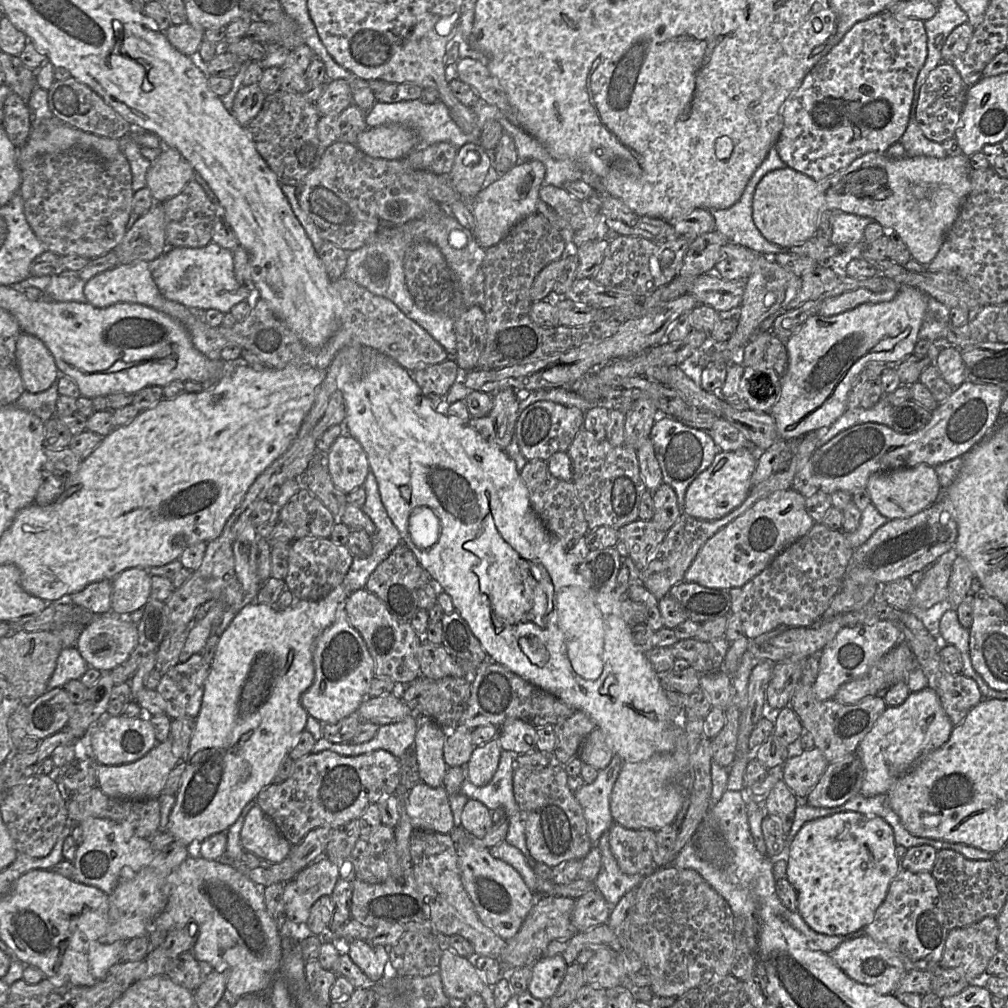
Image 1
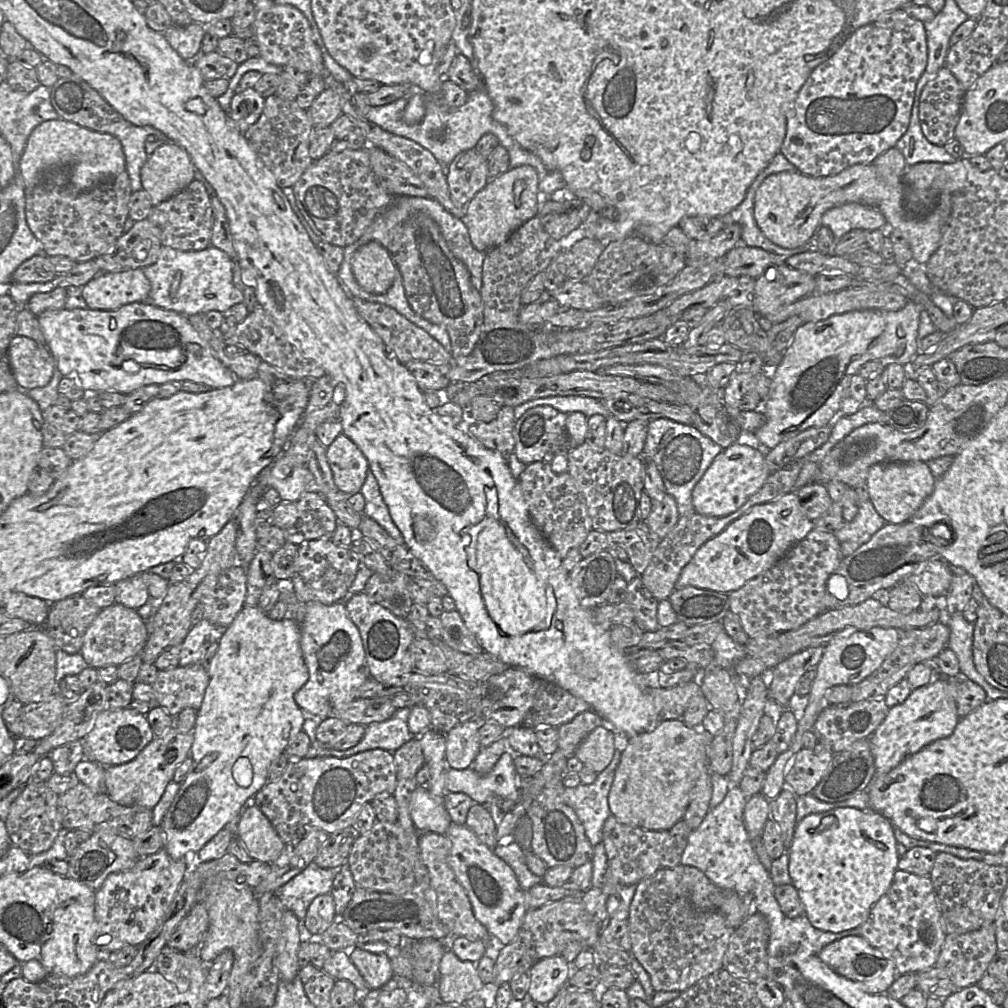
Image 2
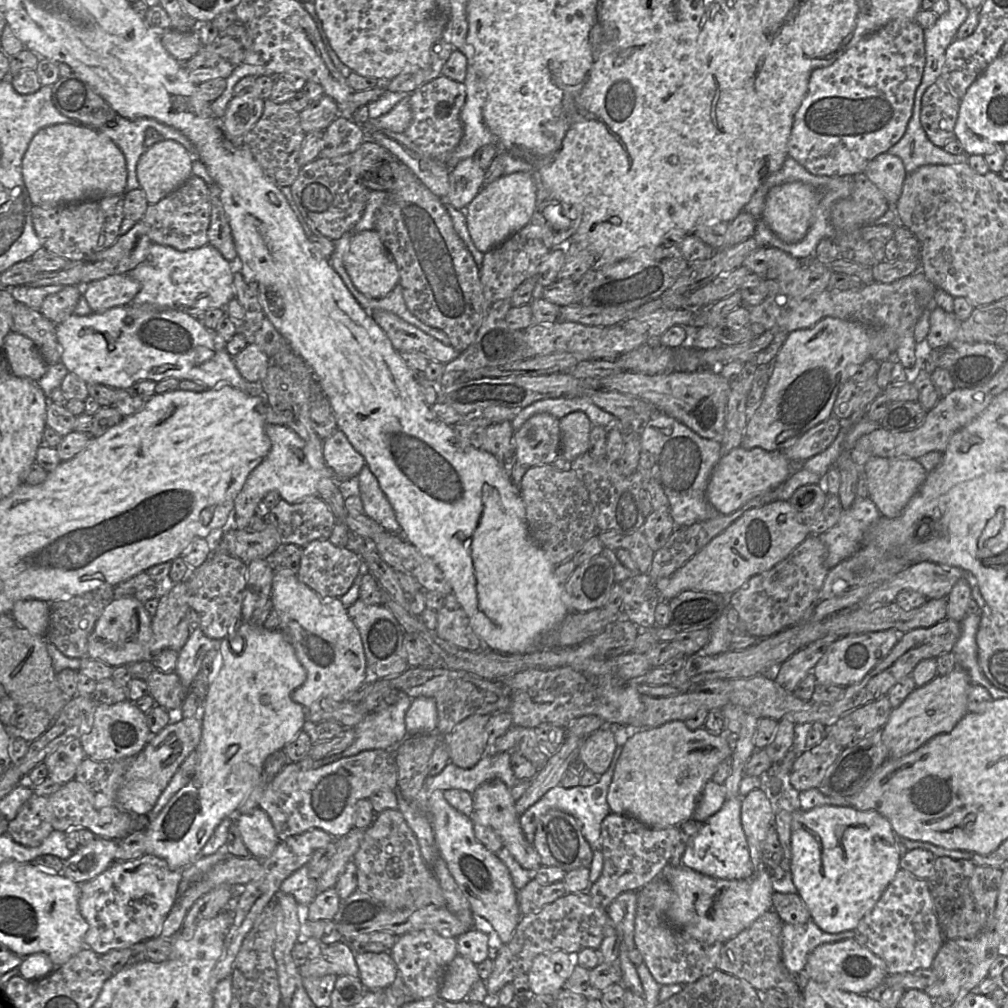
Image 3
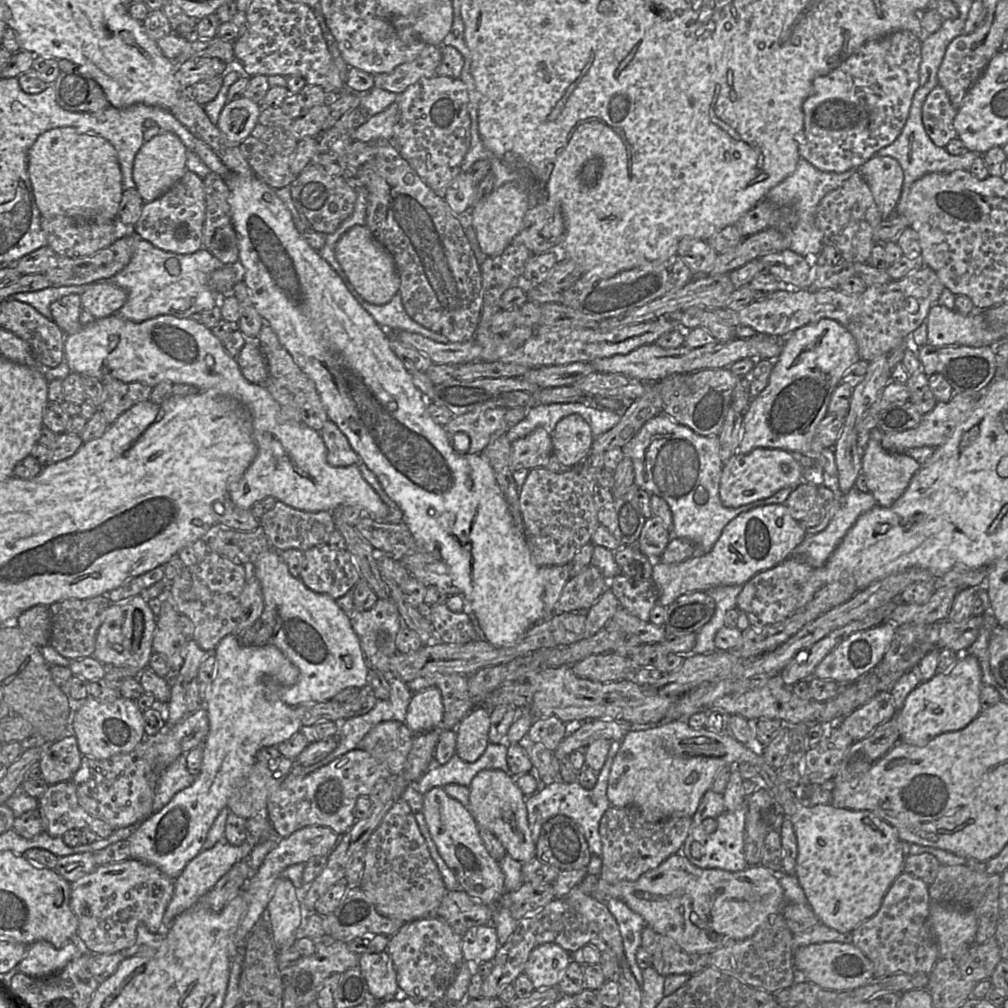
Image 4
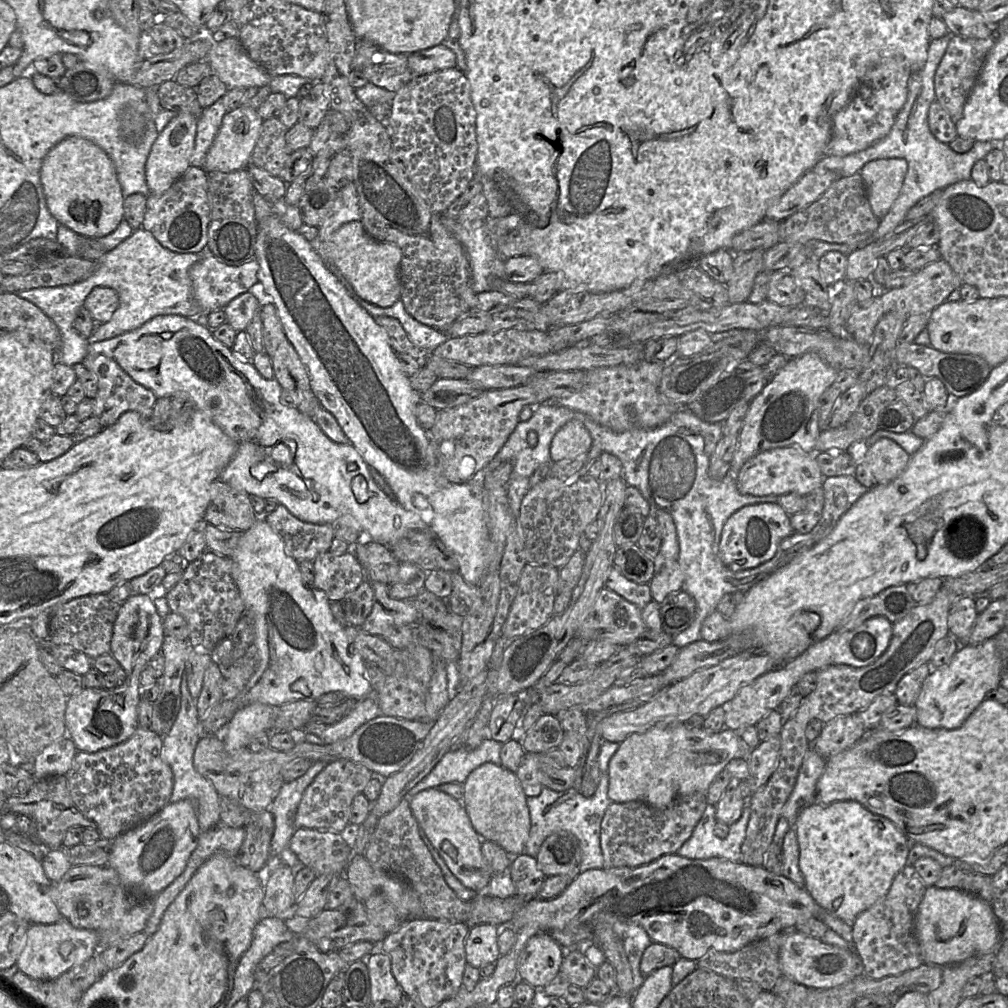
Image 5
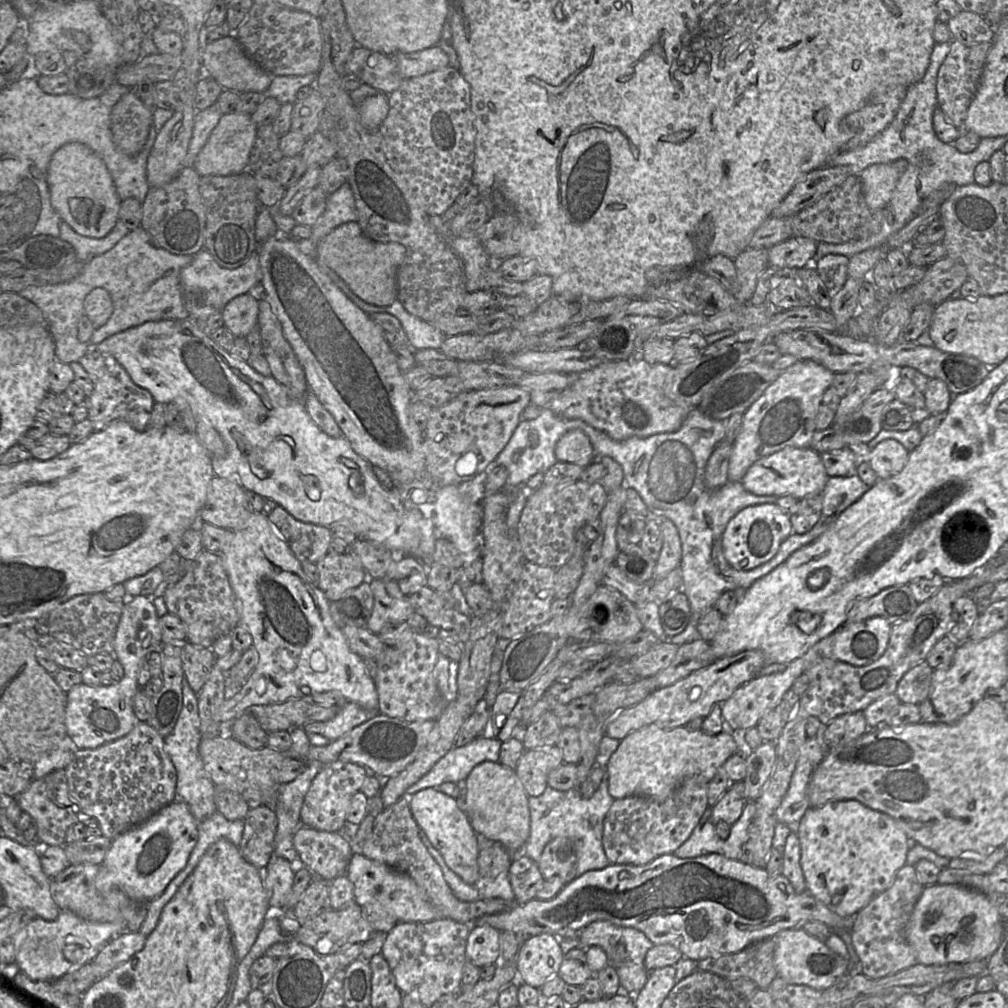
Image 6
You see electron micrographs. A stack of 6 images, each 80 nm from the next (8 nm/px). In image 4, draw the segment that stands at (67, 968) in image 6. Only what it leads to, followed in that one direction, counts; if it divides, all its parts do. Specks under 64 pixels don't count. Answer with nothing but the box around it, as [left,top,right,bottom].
[18,939,85,978]

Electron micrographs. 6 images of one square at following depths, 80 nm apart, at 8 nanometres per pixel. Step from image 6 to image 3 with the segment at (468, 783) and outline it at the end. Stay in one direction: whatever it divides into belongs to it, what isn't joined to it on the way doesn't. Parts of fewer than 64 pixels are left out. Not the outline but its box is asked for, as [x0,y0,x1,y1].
[472,779,541,872]

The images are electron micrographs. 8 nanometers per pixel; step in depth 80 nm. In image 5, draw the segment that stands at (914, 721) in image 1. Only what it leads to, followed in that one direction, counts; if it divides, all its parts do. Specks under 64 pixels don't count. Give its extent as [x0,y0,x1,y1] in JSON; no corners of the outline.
[914,638,1002,729]

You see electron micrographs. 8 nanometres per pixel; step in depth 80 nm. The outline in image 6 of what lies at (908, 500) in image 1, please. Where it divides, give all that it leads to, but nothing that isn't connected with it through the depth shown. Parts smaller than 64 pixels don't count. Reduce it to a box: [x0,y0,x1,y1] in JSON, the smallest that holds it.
[867,439,909,479]

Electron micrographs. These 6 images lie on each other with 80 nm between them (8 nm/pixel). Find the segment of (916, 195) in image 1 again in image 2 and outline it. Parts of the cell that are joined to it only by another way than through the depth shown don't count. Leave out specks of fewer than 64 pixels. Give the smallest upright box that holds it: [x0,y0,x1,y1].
[754,164,942,266]

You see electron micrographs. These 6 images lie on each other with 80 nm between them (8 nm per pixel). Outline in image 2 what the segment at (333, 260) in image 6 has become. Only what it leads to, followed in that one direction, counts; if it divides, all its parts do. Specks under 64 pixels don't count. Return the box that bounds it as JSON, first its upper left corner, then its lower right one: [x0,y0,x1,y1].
[351,241,398,294]

